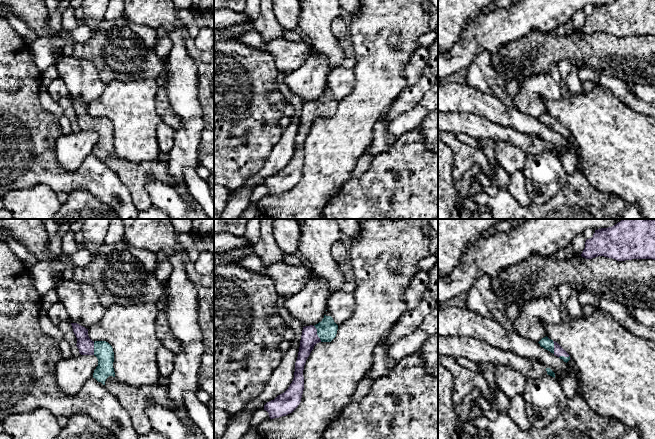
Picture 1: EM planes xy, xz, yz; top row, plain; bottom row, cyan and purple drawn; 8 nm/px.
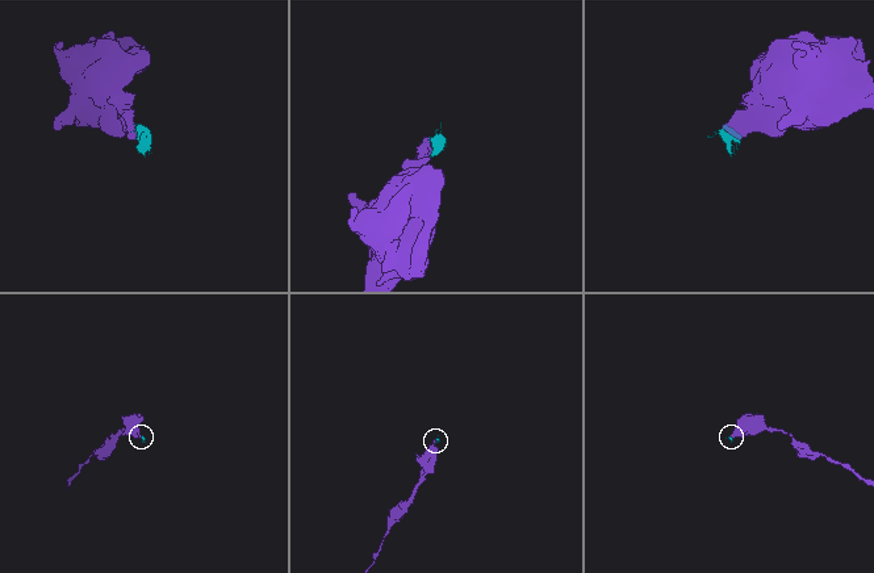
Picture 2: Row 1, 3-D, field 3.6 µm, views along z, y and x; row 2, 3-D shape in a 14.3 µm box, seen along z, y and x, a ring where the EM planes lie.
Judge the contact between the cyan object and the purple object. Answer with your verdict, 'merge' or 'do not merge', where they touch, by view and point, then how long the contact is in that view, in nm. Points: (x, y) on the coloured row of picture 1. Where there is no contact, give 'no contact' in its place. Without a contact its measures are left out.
merge; contact xz (317, 333); length 150 nm

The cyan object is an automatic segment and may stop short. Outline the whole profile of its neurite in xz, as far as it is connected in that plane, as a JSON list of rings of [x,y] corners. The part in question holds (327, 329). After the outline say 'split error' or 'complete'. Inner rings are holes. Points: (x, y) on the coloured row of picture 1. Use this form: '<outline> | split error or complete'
[[[328,311],[318,324],[303,327],[293,381],[284,393],[264,405],[270,419],[286,416],[298,407],[304,390],[303,370],[307,358],[317,343],[331,342],[337,330],[338,325]]] | split error

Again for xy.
[[[77,323],[71,325],[77,338],[76,346],[79,353],[95,355],[98,359],[93,378],[103,384],[127,411],[138,435],[151,432],[153,428],[146,414],[146,408],[151,404],[158,404],[171,410],[175,408],[169,397],[166,383],[134,387],[117,381],[113,368],[112,346],[106,341],[92,341],[88,336],[88,329]]] | split error

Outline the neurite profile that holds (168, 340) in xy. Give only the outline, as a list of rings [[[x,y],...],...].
[[[161,308],[156,316],[156,336],[161,341],[161,345],[171,351],[176,353],[182,350],[183,346],[181,342],[172,333],[170,327],[168,326],[167,316],[164,308]]]

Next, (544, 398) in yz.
[[[546,374],[538,379],[526,380],[522,394],[531,426],[542,429],[549,425],[567,405],[560,381]]]

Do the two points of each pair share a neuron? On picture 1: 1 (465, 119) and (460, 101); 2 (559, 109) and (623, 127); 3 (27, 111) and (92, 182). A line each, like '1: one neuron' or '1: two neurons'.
1: two neurons
2: one neuron
3: one neuron

